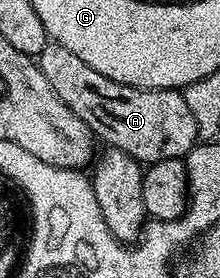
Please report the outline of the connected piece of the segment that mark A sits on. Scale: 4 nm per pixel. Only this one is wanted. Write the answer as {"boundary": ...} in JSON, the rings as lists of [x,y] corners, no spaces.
{"boundary":[[[52,41],[46,43],[35,62],[59,101],[75,112],[98,140],[106,139],[108,146],[118,147],[142,165],[185,159],[199,142],[195,116],[180,90],[147,89],[111,81],[111,77],[103,77],[91,65],[79,61],[71,49]]]}

